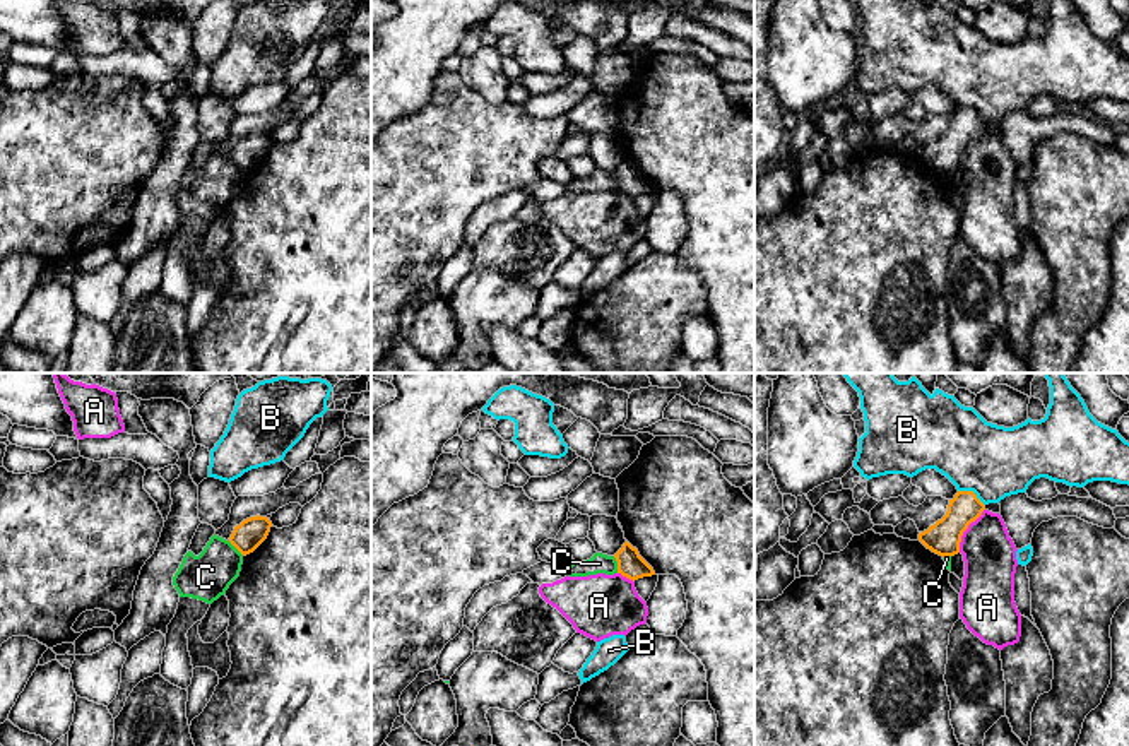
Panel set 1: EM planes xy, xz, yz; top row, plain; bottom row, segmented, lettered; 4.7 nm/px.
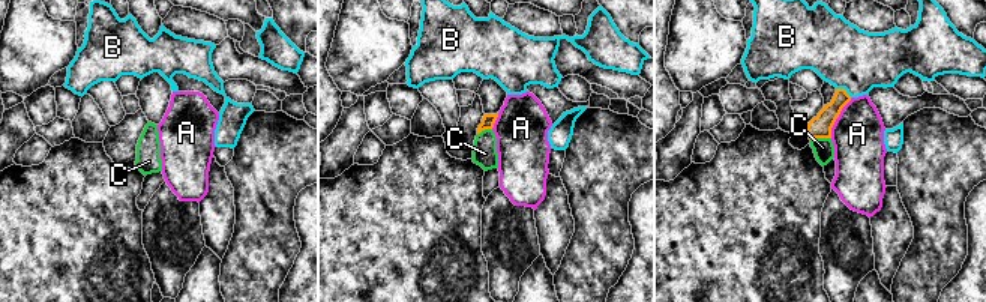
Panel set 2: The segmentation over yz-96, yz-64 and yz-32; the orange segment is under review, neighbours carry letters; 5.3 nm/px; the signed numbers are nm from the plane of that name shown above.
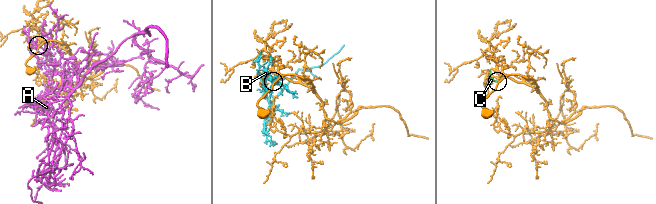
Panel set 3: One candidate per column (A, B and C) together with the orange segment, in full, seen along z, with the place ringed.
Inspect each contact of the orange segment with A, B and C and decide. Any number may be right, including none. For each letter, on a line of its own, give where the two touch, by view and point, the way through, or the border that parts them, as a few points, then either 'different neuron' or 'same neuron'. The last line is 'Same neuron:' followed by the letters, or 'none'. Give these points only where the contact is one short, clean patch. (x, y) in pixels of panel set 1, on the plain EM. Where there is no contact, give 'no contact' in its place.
A: yz (965, 146) | along yz (984, 125), (963, 149), (958, 168) | different neuron
B: yz (972, 108) | different neuron
C: xz (618, 182) | along xz (613, 173), (618, 189) | different neuron
Same neuron: none

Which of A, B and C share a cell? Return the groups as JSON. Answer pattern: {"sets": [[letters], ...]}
{"sets": [["A"], ["B"], ["C"]]}

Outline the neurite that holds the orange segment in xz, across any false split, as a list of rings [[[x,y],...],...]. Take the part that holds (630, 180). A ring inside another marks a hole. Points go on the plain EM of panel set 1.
[[[628,157],[614,171],[618,178],[618,190],[630,197],[638,197],[643,193],[655,192],[653,185],[640,173],[638,166],[633,164]]]

